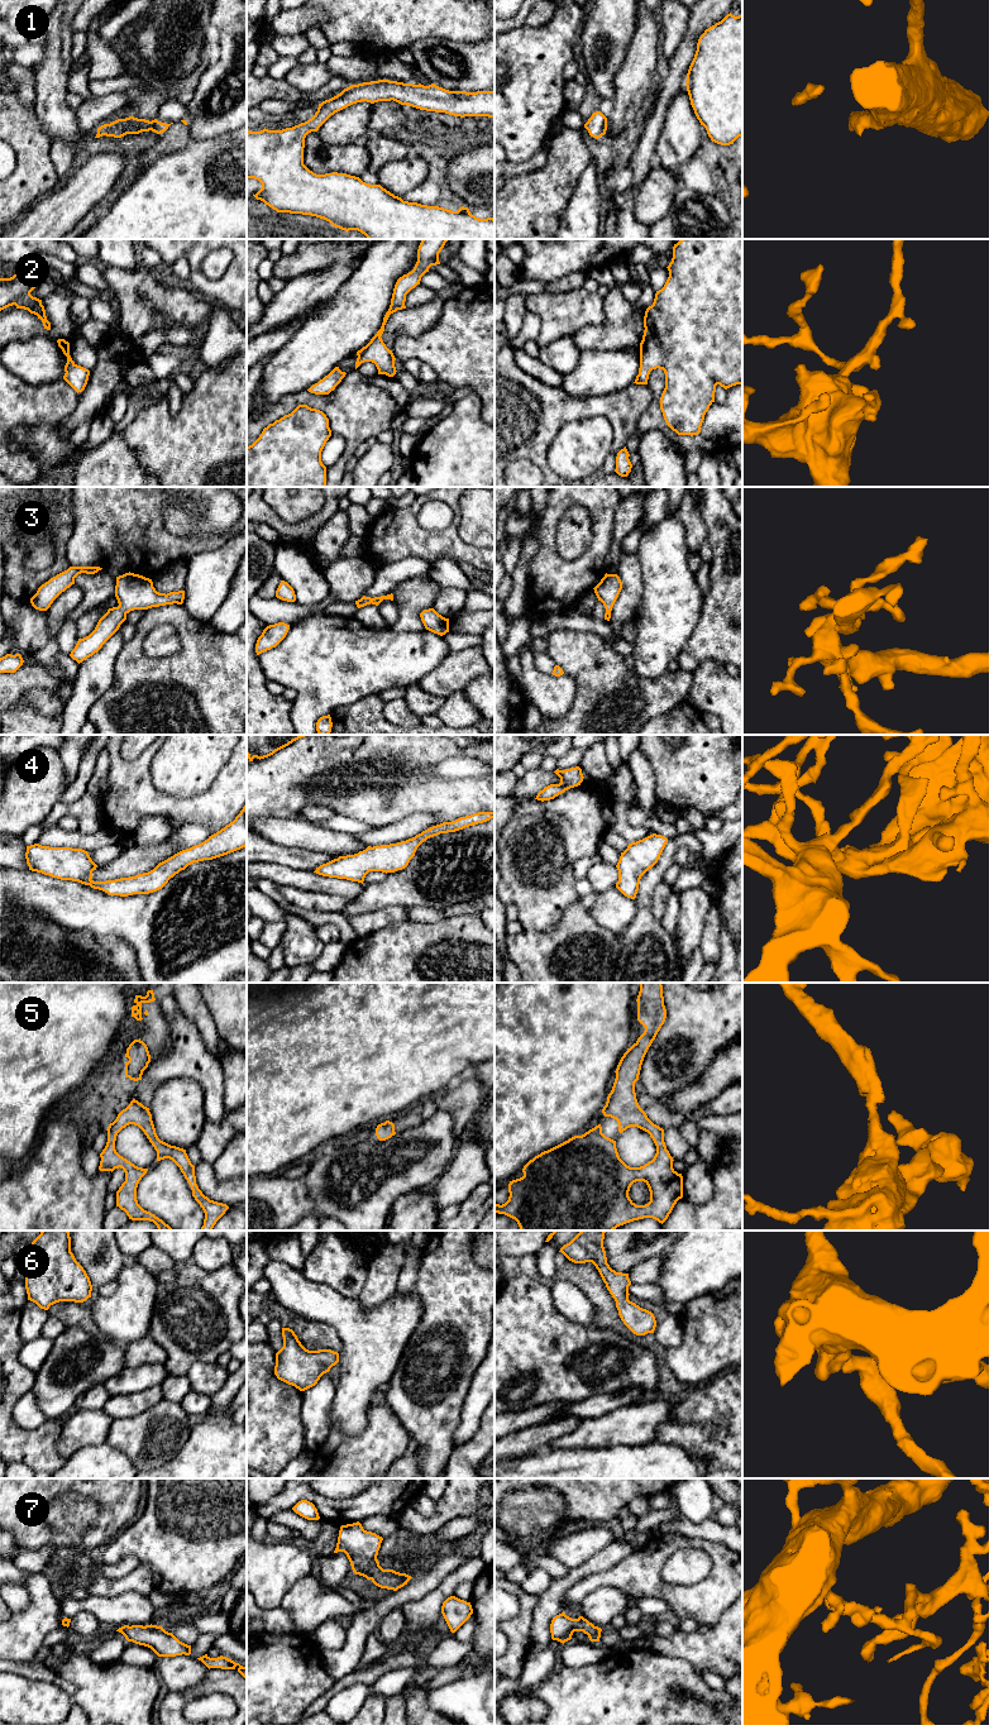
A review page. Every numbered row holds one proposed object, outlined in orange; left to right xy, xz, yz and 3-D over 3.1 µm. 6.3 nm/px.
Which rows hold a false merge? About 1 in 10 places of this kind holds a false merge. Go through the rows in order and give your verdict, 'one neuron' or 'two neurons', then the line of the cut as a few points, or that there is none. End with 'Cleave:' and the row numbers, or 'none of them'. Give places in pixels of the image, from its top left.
1: one neuron; no cut
2: one neuron; no cut
3: one neuron; no cut
4: one neuron; no cut
5: one neuron; no cut
6: one neuron; no cut
7: one neuron; no cut
Cleave: none of them

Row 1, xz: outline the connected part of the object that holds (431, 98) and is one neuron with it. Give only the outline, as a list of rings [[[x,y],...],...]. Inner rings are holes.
[[[378,80],[352,85],[336,96],[319,104],[315,115],[305,123],[282,130],[247,130],[247,178],[258,180],[262,188],[253,195],[277,212],[311,215],[329,221],[333,226],[358,230],[368,239],[494,239],[494,219],[479,219],[462,206],[452,211],[403,201],[381,185],[369,185],[347,173],[316,175],[304,164],[305,138],[335,113],[357,102],[396,101],[420,110],[445,113],[454,116],[494,118],[494,91],[449,91],[431,83],[403,83]]]

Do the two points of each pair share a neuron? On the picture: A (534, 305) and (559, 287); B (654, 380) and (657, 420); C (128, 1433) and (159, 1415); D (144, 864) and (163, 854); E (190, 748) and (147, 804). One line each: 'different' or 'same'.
A: different
B: same
C: same
D: same
E: different

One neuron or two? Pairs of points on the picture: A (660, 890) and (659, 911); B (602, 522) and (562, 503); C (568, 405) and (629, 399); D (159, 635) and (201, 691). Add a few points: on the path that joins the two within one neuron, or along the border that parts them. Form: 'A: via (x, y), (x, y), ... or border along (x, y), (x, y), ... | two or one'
A: via (660, 896), (659, 906) | one
B: via (597, 511), (586, 500), (573, 500) | one
C: via (583, 406), (614, 406) | one
D: border along (176, 629), (177, 651), (163, 656), (144, 654) | two

